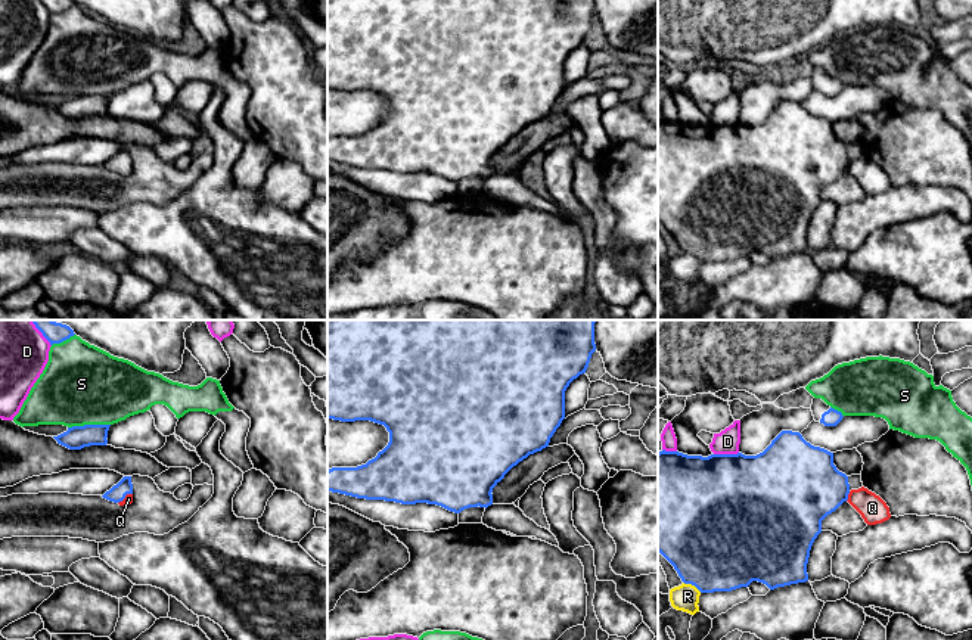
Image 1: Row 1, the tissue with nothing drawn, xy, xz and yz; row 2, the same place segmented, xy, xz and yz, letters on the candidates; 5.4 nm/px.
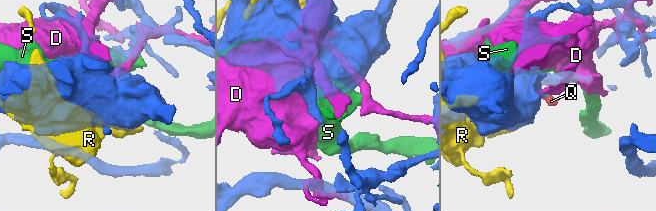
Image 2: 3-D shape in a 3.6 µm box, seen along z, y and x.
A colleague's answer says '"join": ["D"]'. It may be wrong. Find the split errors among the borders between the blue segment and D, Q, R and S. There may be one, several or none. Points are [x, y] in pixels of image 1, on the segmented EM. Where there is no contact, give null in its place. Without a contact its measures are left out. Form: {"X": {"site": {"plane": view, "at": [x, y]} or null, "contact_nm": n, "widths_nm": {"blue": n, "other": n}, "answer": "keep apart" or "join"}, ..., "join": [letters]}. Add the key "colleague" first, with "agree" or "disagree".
{"colleague": "disagree", "D": {"site": {"plane": "yz", "at": [726, 454]}, "contact_nm": 140, "widths_nm": {"blue": 500, "other": 130}, "answer": "keep apart"}, "Q": {"site": {"plane": "yz", "at": [847, 496]}, "contact_nm": 60, "widths_nm": {"blue": 420, "other": 150}, "answer": "join"}, "R": {"site": {"plane": "yz", "at": [692, 584]}, "contact_nm": 120, "widths_nm": {"blue": 500, "other": 150}, "answer": "keep apart"}, "S": {"site": {"plane": "xy", "at": [89, 425]}, "contact_nm": 240, "widths_nm": {"blue": 130, "other": 440}, "answer": "keep apart"}, "join": ["Q"]}

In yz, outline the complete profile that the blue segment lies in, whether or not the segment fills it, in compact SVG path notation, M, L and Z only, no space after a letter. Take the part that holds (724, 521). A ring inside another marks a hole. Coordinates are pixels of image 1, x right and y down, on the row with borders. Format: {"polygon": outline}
{"polygon": "M782 431L771 444L757 456L737 454L711 454L687 456L678 451L659 451L658 453L658 552L674 566L678 577L684 584L695 585L701 593L732 591L740 587L748 587L752 581L766 584L770 590L791 584L808 581L807 563L810 550L822 532L822 521L835 512L844 501L848 501L864 519L867 525L876 525L891 518L886 503L861 487L851 490L848 476L836 469L833 465L833 453L814 447L807 442L799 432Z"}

